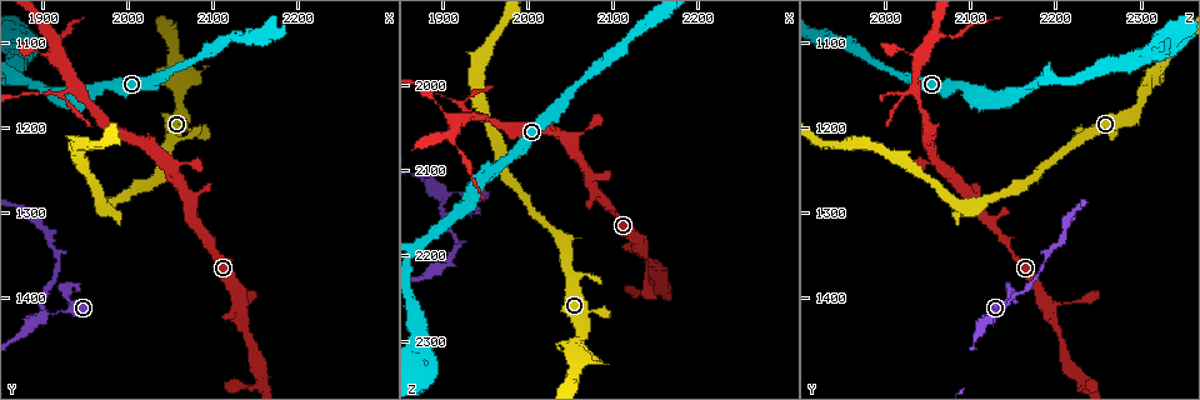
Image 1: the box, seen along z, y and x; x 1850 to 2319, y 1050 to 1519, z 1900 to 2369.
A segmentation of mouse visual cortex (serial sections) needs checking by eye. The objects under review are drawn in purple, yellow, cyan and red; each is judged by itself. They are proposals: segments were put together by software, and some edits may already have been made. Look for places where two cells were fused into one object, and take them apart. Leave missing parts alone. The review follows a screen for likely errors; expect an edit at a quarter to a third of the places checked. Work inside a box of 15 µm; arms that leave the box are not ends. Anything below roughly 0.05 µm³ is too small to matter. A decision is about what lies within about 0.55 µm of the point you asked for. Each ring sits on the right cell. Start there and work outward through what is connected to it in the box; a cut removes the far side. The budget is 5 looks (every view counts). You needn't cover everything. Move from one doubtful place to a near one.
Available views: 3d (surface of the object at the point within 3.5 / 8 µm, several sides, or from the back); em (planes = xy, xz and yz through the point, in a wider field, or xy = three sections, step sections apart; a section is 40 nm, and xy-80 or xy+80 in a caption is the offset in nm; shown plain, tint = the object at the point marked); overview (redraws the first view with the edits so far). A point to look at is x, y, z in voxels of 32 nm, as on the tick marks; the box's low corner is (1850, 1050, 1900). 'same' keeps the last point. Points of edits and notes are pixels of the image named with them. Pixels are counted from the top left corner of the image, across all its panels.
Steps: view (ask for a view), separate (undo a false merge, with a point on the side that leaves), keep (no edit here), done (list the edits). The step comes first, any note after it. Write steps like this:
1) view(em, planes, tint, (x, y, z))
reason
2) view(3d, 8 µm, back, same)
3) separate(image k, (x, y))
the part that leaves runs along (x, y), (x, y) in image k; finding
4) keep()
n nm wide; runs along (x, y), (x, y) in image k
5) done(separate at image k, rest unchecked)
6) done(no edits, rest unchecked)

view(3d, 3.5 µm, (1920, 1160, 2025))
thick turns thin

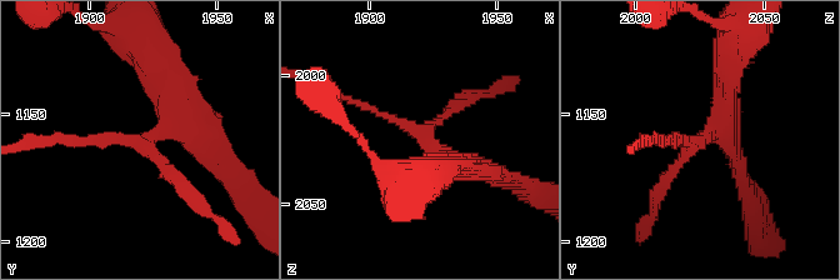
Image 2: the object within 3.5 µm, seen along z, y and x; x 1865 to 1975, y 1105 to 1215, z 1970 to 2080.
view(em, planes, tint, (1918, 1161, 2022))

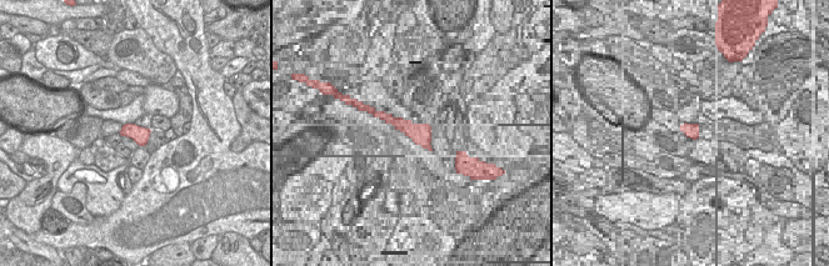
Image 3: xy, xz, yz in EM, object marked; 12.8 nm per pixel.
view(em, xy, step 2, tint, same)
cut it another way

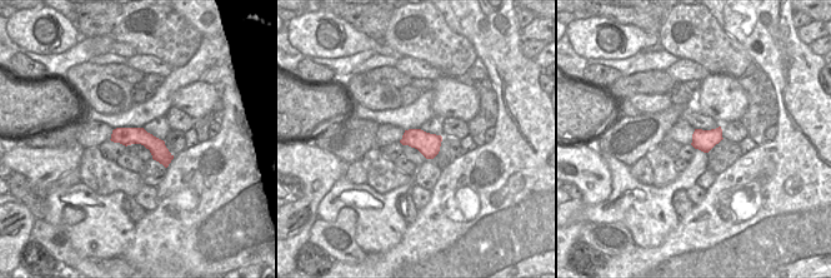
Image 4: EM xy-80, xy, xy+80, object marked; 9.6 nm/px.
keep()
runs along (480, 170), (343, 96) in image 2; all the same cell

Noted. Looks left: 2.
view(3d, 8 µm, (1925, 1090, 2085))
a narrow waist

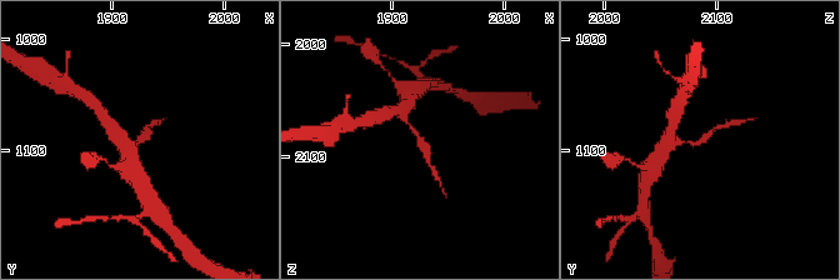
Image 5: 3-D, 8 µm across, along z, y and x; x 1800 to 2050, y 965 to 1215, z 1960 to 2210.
view(em, xy, step 3, tint, (1926, 1092, 2082))

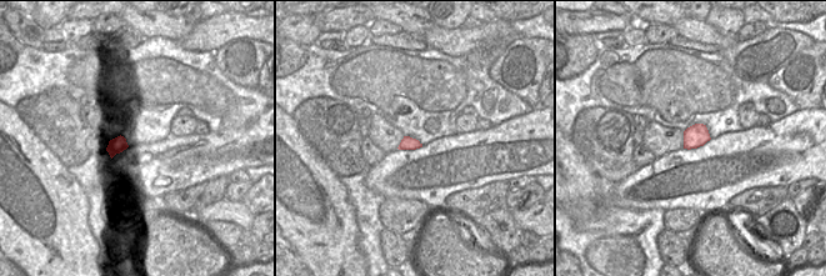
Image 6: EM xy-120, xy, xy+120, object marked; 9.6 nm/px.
keep()
runs along (405, 106), (406, 124), (428, 150), (429, 164) in image 5; continuous, no second cell

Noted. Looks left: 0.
done(no edits, rest unchecked)

